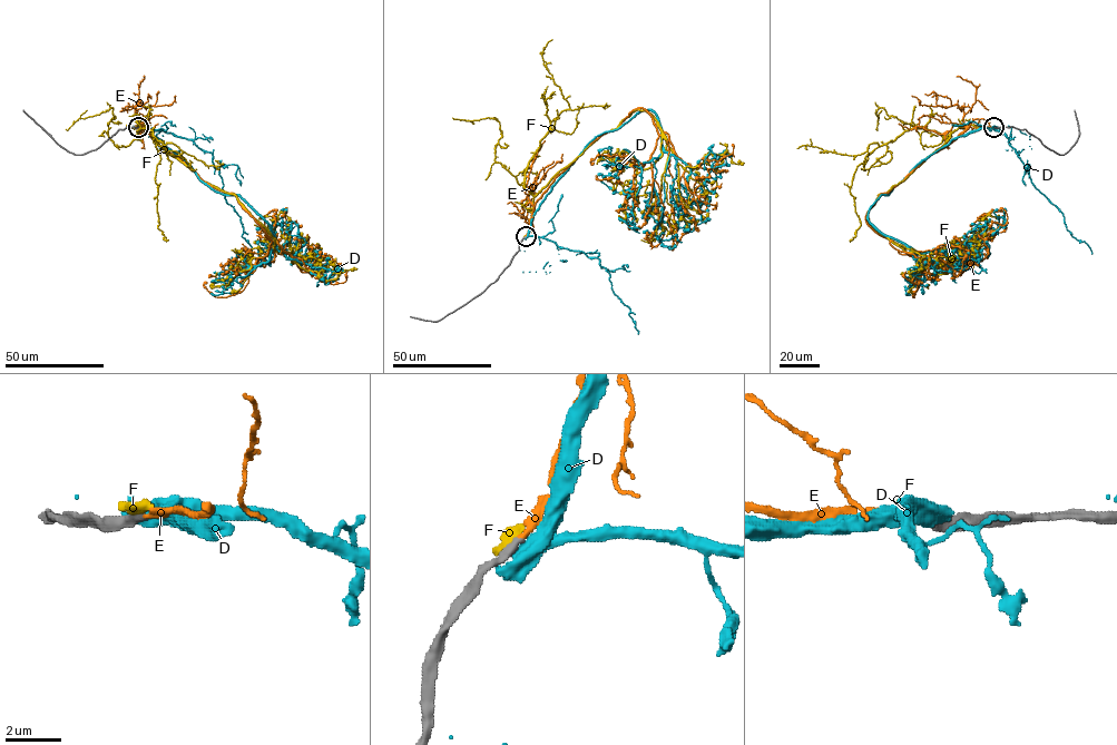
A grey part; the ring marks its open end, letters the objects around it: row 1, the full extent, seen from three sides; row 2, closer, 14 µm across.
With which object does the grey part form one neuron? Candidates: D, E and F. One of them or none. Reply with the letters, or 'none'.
E

